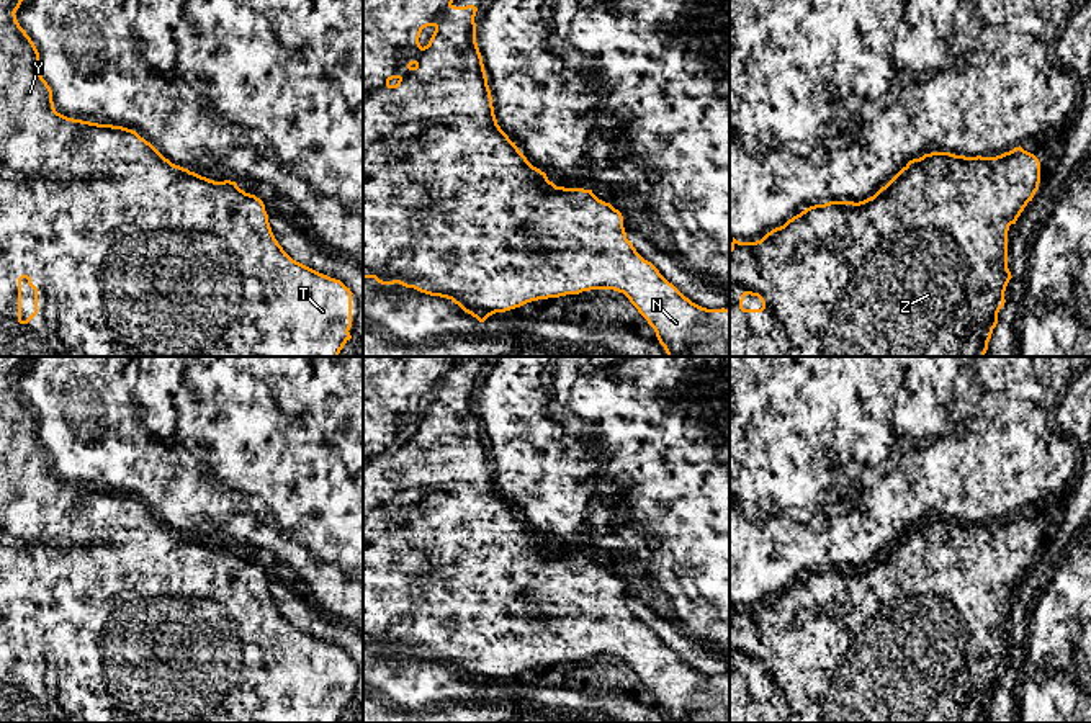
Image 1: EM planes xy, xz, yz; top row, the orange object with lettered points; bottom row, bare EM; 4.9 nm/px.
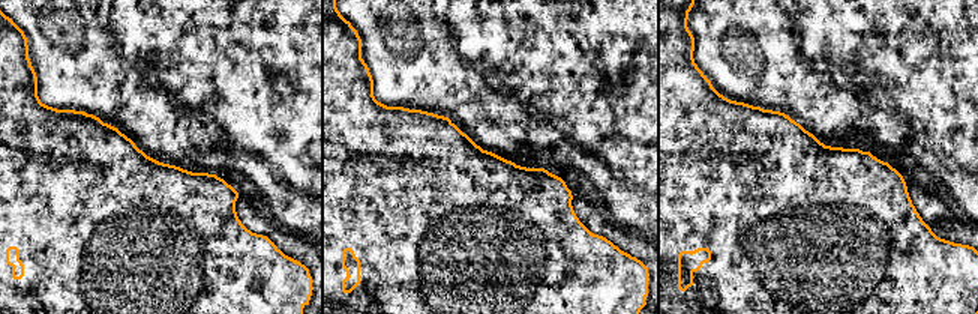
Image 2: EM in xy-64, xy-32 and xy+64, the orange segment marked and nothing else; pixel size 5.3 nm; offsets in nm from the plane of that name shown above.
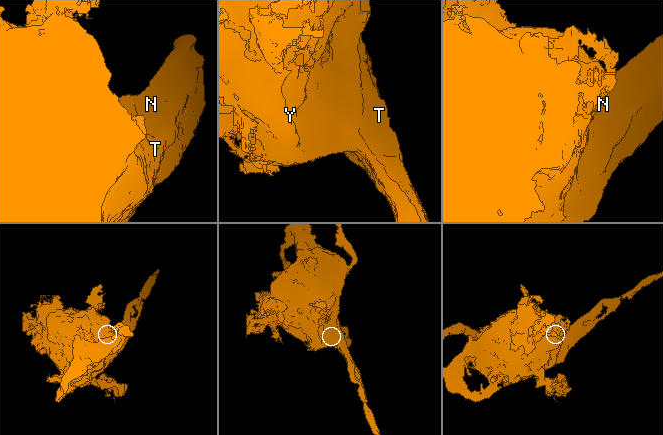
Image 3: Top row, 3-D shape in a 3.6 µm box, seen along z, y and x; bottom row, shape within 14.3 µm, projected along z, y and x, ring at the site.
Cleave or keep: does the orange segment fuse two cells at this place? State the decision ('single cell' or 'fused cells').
single cell

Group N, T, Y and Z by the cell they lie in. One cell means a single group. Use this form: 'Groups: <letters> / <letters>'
Groups: N T Y Z

